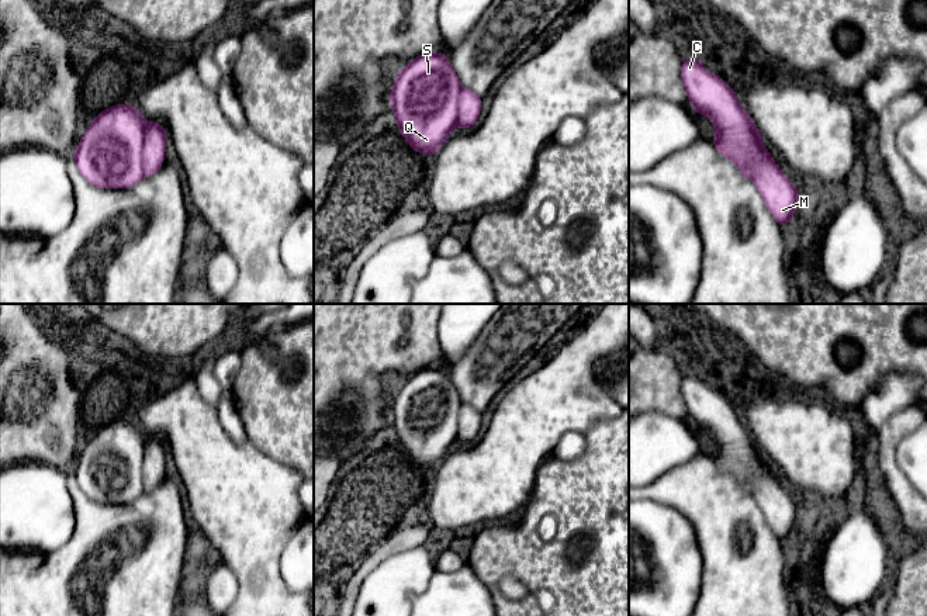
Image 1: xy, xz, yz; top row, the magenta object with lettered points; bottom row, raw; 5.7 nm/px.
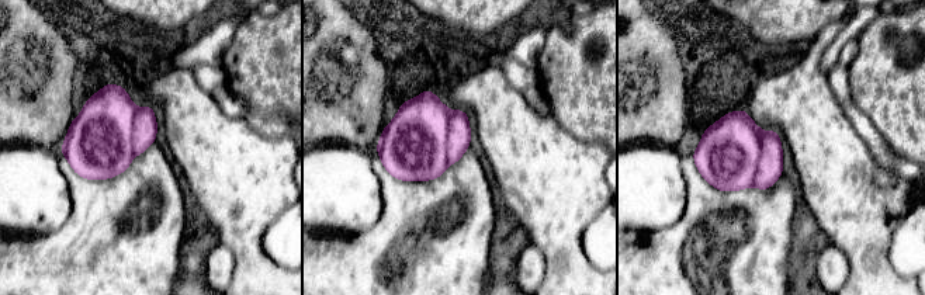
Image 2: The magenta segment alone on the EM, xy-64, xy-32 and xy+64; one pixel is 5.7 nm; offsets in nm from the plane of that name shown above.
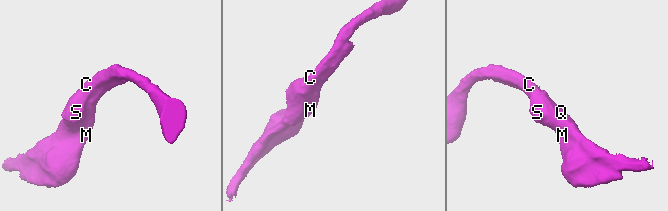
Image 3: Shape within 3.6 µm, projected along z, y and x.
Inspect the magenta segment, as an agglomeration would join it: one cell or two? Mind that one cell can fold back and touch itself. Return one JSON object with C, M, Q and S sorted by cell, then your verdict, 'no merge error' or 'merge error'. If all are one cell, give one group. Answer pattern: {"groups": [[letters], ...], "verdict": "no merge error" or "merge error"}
{"groups": [["C", "M", "Q", "S"]], "verdict": "no merge error"}

